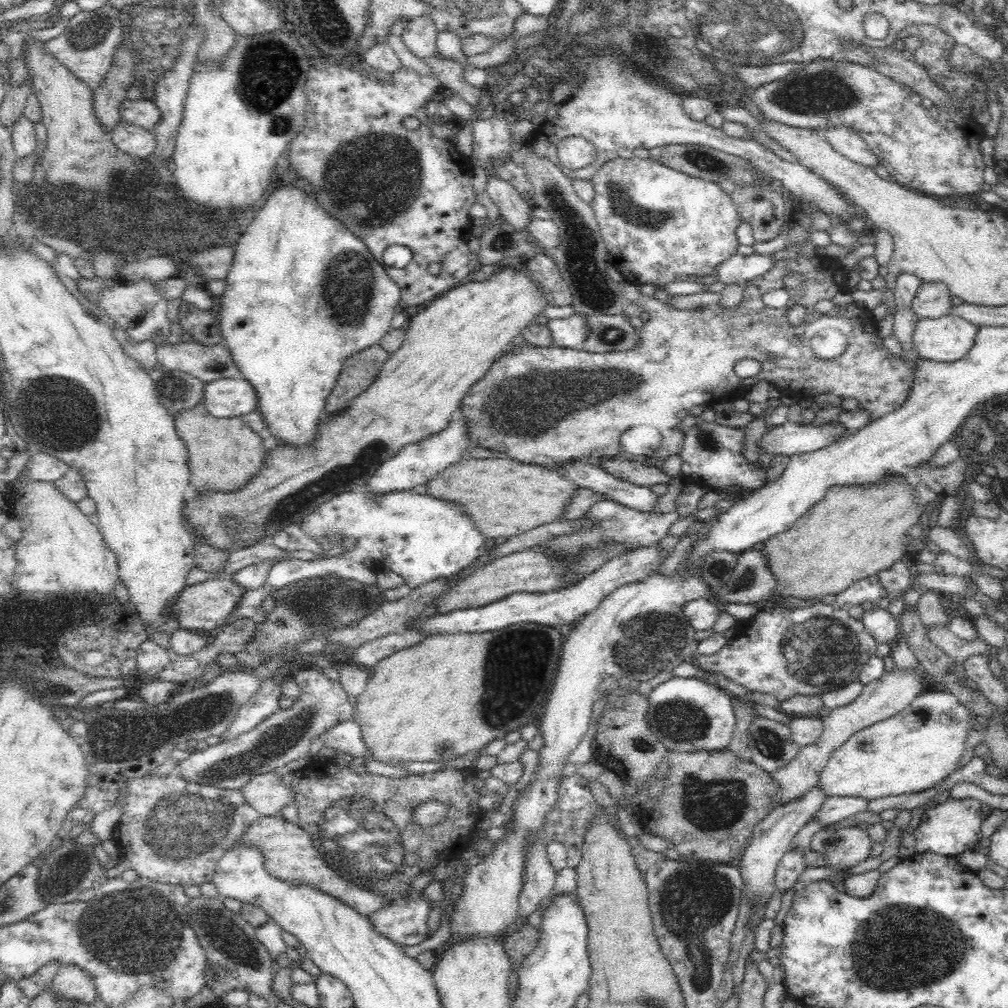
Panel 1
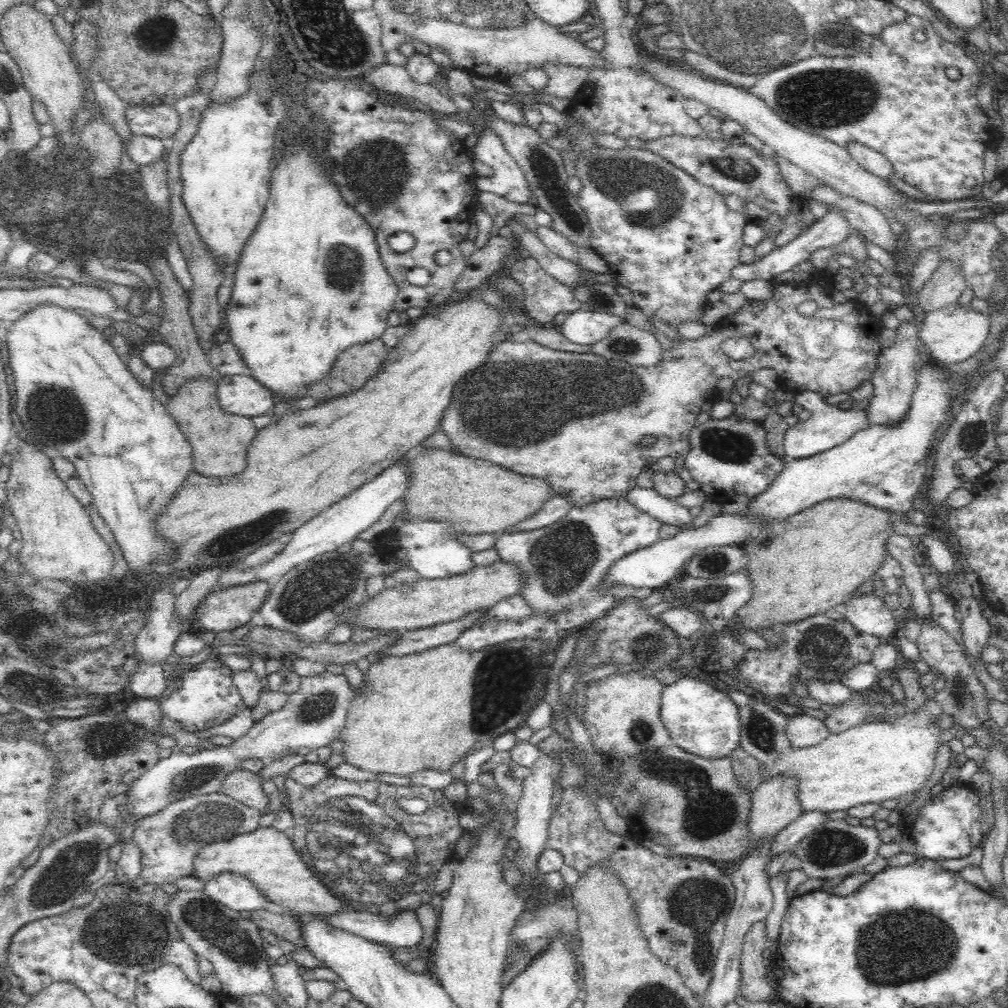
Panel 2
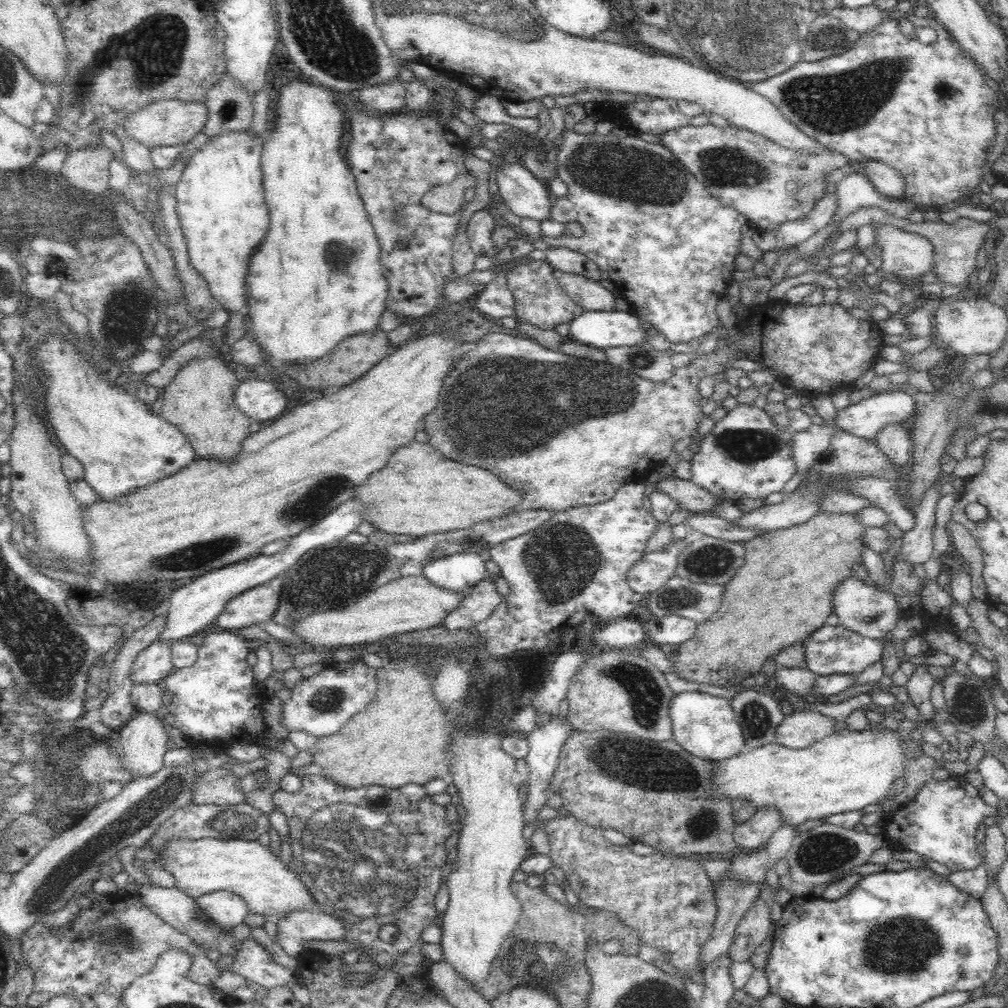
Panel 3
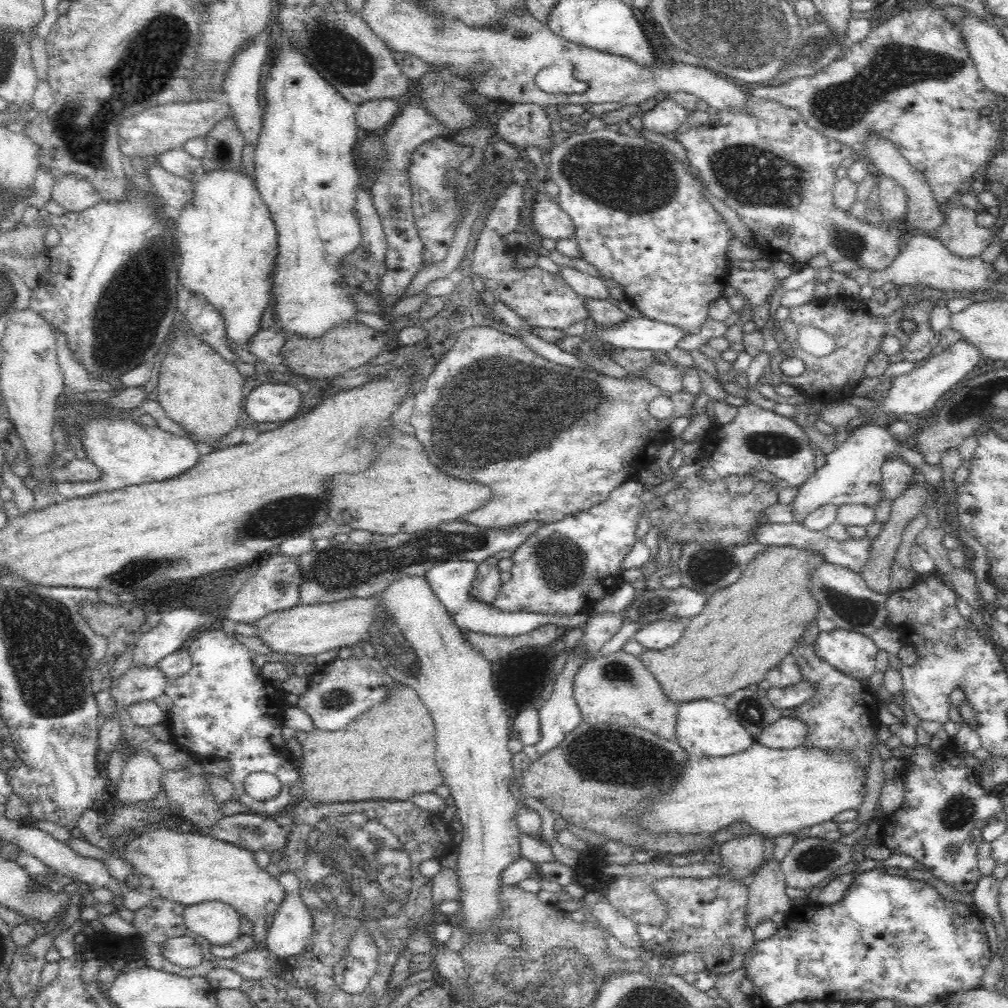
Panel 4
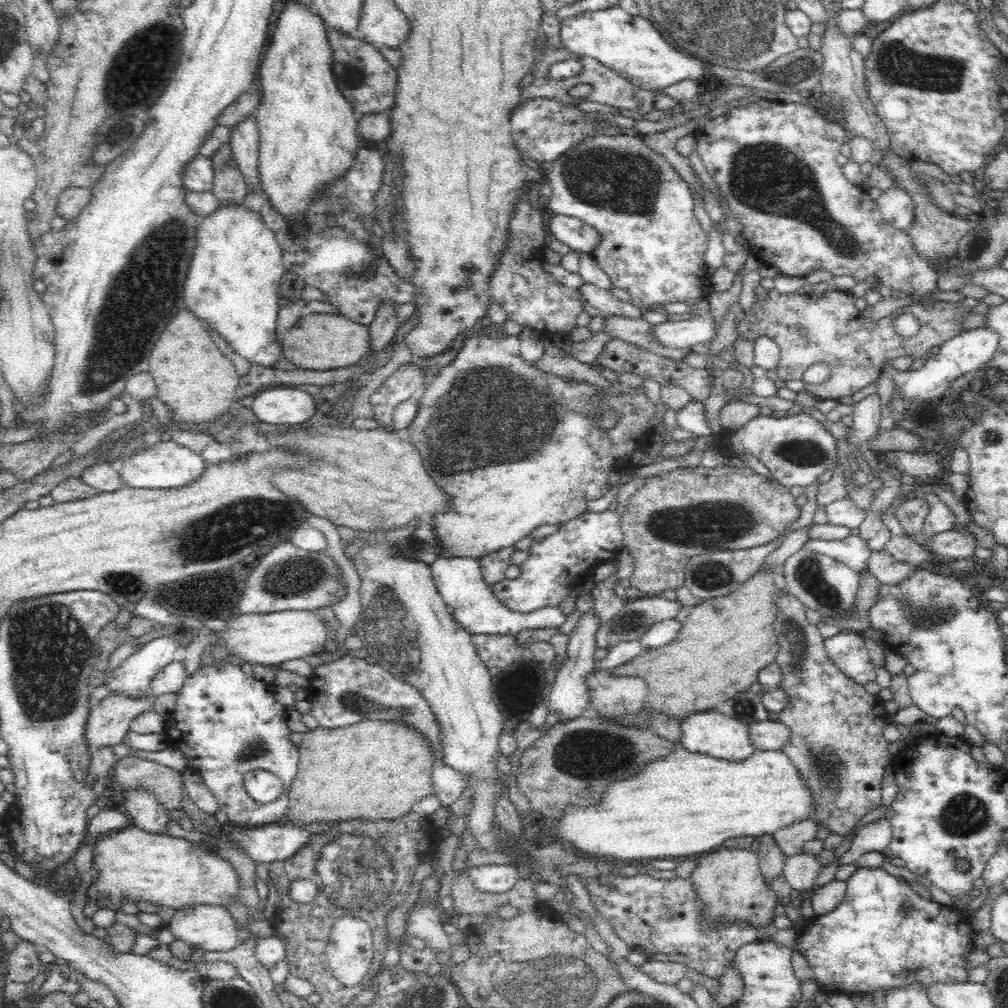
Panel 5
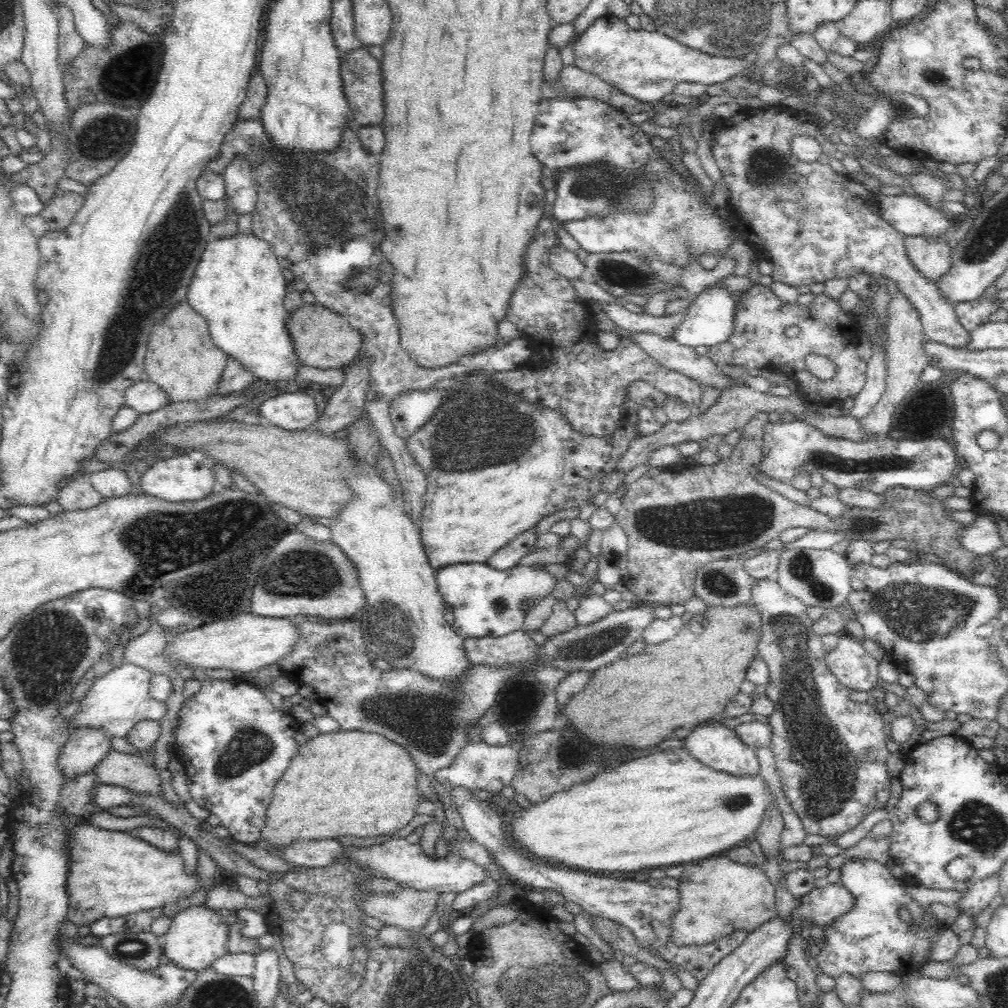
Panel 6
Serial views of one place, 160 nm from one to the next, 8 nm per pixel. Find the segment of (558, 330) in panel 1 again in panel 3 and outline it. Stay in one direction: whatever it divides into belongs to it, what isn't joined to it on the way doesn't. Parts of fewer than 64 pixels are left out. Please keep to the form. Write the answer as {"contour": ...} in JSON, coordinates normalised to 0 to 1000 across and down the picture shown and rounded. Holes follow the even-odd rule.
{"contour":[[[583,308],[565,317],[563,336],[595,346],[627,343],[642,338],[640,326],[627,309]]]}

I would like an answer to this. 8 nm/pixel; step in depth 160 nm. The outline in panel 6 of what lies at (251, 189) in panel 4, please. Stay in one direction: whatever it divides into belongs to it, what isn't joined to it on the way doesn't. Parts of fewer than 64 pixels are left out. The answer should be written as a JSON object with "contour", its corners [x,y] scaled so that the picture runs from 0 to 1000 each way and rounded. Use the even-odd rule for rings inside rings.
{"contour":[[[250,228],[247,231],[236,230],[230,234],[220,234],[220,236],[210,234],[202,244],[185,296],[188,306],[204,316],[212,341],[225,352],[239,359],[253,375],[266,379],[292,377],[295,375],[298,362],[290,346],[291,337],[288,336],[288,330],[284,326],[285,311],[281,304],[281,296],[285,286],[280,268],[277,256],[270,248],[269,242],[256,236]]]}

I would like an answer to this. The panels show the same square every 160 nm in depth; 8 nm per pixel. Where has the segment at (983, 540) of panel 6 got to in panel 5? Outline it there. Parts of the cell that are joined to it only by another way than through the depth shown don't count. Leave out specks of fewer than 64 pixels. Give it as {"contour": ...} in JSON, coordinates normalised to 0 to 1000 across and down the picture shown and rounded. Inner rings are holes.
{"contour":[[[954,524],[926,531],[916,541],[927,554],[935,556],[956,556],[966,550],[968,534],[965,529]]]}

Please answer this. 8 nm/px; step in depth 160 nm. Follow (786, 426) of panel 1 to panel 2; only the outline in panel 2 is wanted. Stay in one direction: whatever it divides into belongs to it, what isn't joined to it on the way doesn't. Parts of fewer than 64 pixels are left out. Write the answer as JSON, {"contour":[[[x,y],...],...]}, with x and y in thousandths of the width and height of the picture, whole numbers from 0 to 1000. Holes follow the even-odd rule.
{"contour":[[[796,388],[790,391],[789,399],[794,403],[804,407],[805,413],[798,418],[792,417],[786,423],[782,422],[777,432],[777,440],[779,442],[780,454],[802,454],[817,448],[822,444],[827,444],[836,438],[839,438],[849,427],[855,427],[861,423],[859,410],[855,407],[833,406],[828,402],[820,401],[817,398],[817,392],[808,388]]]}

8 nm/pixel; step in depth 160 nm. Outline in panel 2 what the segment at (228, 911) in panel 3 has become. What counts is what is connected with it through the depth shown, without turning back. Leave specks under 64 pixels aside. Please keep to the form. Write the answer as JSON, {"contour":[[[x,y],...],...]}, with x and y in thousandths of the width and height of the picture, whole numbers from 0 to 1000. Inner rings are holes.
{"contour":[[[218,865],[204,875],[201,883],[210,893],[227,899],[230,903],[264,902],[282,905],[272,897],[247,871],[235,865]]]}

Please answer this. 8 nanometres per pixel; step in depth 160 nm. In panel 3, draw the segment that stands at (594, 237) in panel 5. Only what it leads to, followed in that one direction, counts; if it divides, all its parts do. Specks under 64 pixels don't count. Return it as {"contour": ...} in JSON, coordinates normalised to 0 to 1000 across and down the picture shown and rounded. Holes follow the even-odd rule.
{"contour":[[[500,161],[494,163],[494,171],[492,171],[492,181],[494,184],[495,194],[499,196],[499,200],[503,205],[518,216],[530,216],[530,218],[540,218],[546,214],[546,206],[549,193],[542,187],[538,180],[532,178],[526,171],[521,168]]]}

